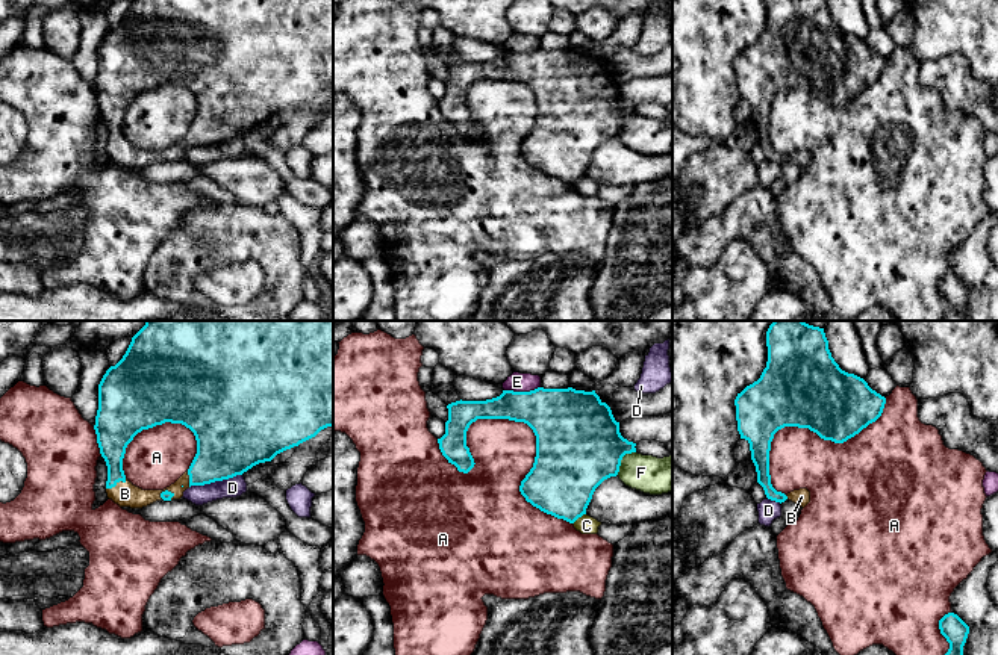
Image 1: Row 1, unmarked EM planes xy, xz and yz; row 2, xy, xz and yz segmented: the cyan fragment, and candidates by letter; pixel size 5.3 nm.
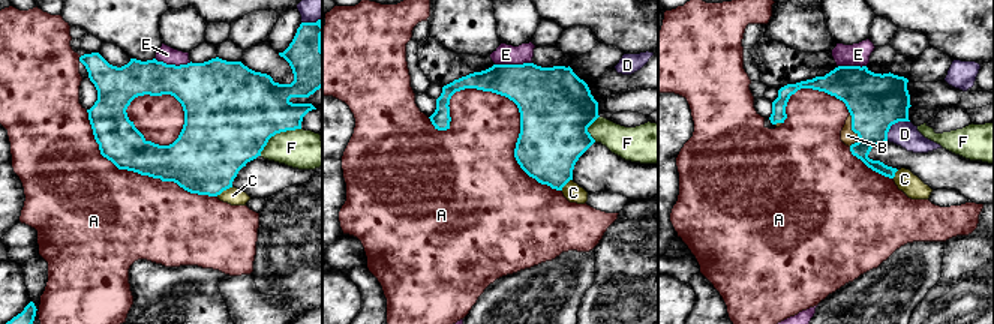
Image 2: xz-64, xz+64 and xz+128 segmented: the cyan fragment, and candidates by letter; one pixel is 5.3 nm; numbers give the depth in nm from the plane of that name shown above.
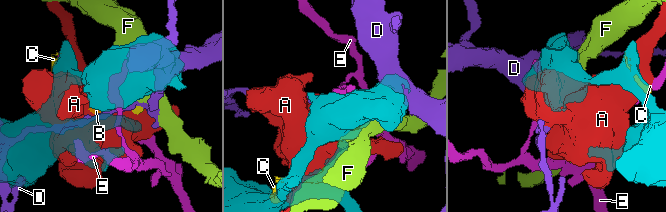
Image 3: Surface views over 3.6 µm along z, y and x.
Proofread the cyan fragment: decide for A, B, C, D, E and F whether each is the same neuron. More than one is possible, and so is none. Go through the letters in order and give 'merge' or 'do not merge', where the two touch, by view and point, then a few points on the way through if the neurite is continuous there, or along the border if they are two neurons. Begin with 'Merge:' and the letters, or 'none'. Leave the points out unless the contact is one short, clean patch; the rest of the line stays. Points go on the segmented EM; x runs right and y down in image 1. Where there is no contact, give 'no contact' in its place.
Merge: B
A: do not merge; contact xz (515, 421)
B: merge; contact xy (115, 484)
C: do not merge; contact xz (579, 516)
D: do not merge; contact xy (215, 480)
E: do not merge; contact xz (521, 392)
F: do not merge; contact xz (621, 459)

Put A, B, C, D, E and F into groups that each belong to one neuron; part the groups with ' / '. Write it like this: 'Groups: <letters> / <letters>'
Groups: A / B / C / D / E / F

